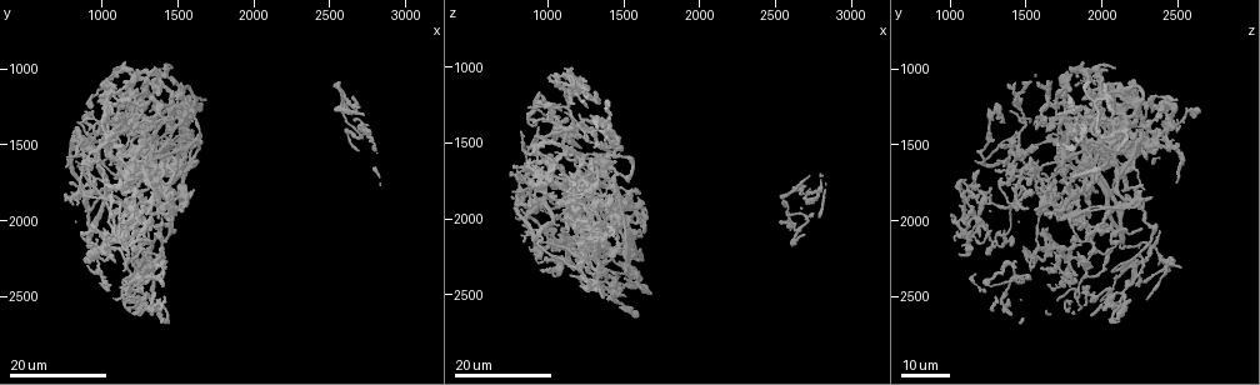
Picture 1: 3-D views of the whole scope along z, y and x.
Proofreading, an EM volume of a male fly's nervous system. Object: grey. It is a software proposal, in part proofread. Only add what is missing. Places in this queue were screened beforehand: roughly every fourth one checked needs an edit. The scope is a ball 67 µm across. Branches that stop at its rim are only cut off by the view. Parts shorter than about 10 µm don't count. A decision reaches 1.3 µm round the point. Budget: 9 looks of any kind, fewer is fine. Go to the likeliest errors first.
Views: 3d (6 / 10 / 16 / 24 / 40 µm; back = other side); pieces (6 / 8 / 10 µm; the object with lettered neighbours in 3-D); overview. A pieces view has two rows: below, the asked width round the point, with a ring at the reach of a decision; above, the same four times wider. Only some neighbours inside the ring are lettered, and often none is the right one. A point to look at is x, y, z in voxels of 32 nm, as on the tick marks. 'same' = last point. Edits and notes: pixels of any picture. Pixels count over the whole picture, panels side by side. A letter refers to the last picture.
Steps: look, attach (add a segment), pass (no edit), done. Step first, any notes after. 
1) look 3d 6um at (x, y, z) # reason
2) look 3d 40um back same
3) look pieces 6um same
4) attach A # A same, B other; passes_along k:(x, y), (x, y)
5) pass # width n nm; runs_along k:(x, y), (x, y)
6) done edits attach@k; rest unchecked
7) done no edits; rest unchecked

look 3d 16um at (1440, 1820, 1620) # branch stops here

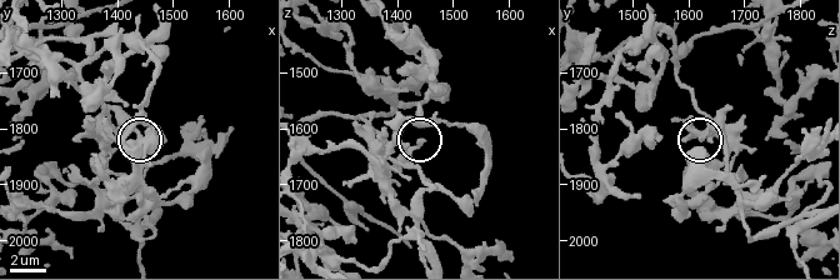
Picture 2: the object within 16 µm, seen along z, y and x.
look pieces 10um at (1445, 1820, 1625)

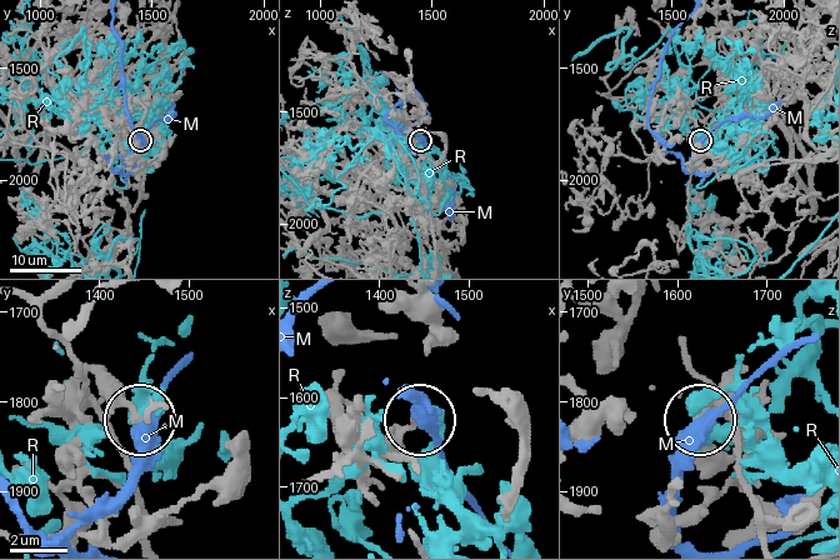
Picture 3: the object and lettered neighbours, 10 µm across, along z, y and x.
pass # width 240 nm; M other, R other; none of them fits

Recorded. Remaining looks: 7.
look 3d 16um at (1460, 1100, 1960) # stops while still wide

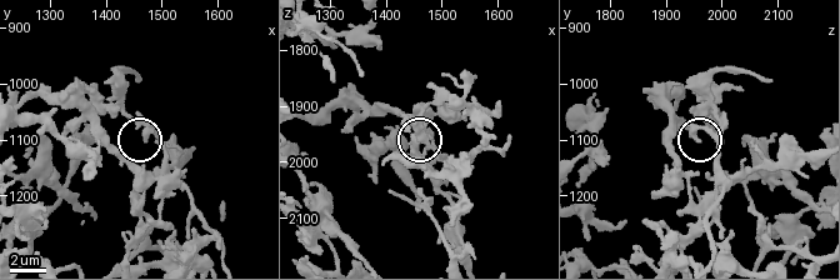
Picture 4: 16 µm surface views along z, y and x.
look pieces 10um at (1470, 1085, 1945)

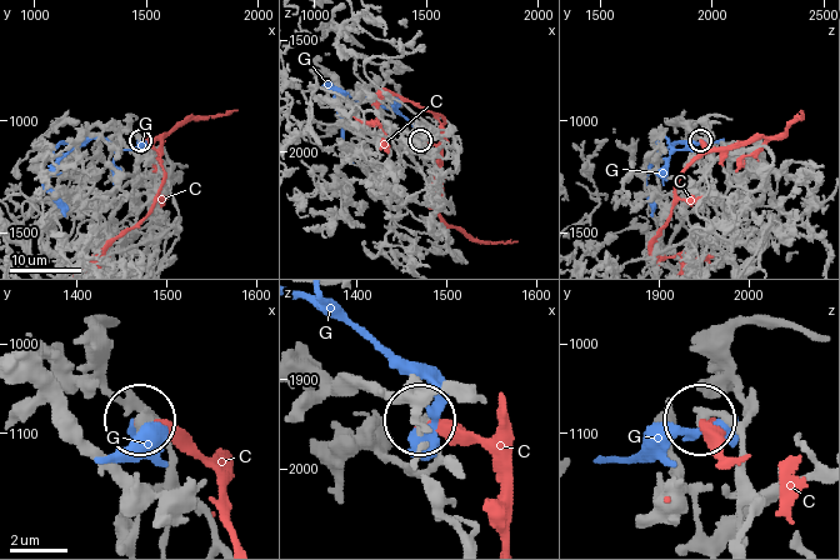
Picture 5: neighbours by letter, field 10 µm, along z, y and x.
pass # C other, G other; none of them fits

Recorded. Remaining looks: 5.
look 3d 24um at (1280, 2100, 1180) # free end

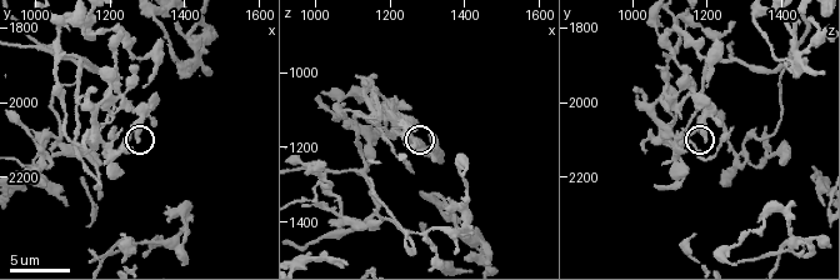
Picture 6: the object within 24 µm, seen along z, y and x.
look 3d 10um at (1280, 2100, 1200)

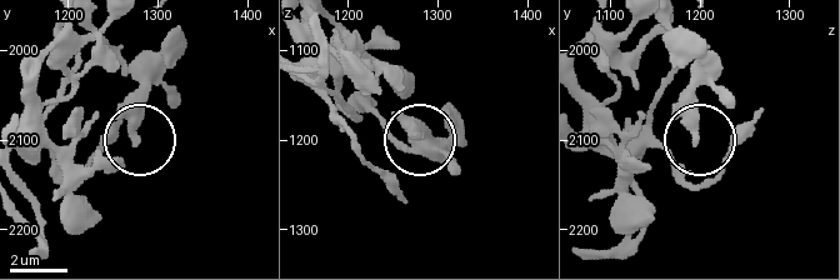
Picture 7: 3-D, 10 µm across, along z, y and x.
look pieces 10um at (1275, 2100, 1195)

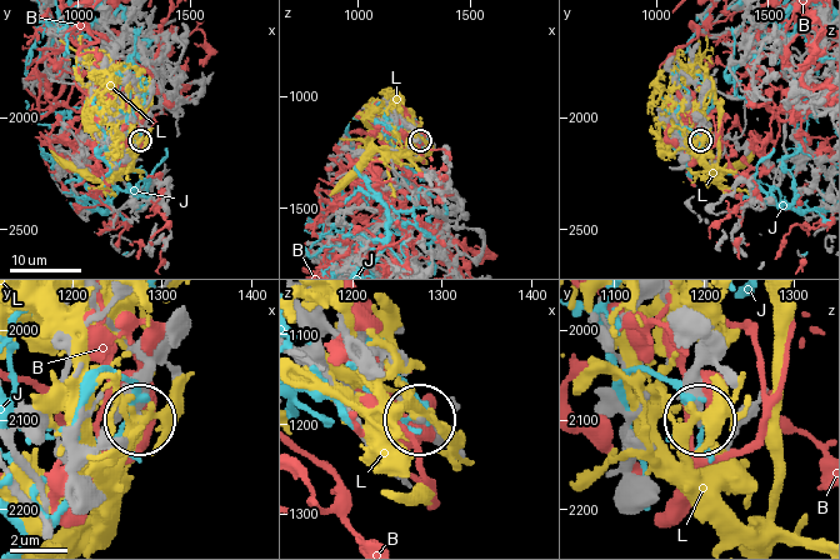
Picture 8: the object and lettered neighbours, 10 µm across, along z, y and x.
pass # B other, J other, L other; none of them fits

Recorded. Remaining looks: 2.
done no edits; rest unchecked

